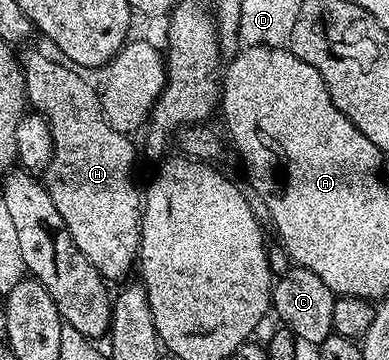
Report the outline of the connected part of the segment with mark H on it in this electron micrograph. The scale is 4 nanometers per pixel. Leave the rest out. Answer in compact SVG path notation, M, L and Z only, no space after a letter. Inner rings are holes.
M29 52L20 57L21 69L25 75L25 95L30 109L36 110L49 123L53 139L53 157L47 169L47 187L55 210L59 210L67 226L67 234L79 246L83 258L99 270L106 281L124 281L129 271L134 271L139 260L141 246L141 209L142 197L139 195L139 184L133 181L133 167L137 164L137 152L126 133L113 130L108 125L101 105L101 93L93 89L84 80L76 67L52 60L41 52Z

